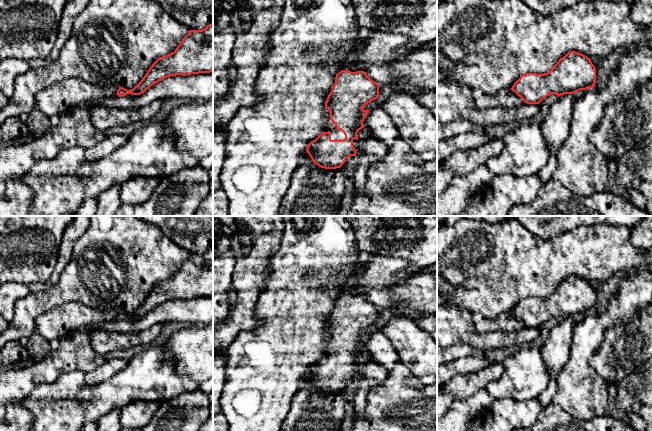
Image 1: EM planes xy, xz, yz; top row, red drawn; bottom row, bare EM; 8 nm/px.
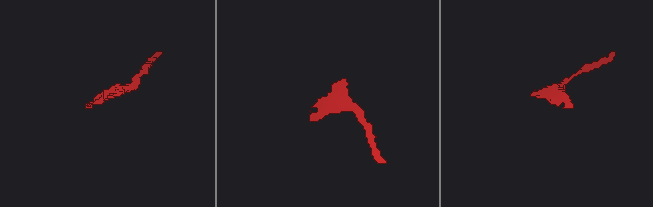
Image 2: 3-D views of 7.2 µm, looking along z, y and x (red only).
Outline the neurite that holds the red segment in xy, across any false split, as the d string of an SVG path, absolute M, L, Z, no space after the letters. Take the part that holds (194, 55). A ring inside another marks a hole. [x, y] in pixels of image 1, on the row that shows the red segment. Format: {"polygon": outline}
{"polygon": "M213 23L202 30L190 30L175 51L158 58L133 89L119 87L116 95L140 95L170 76L210 72L213 72Z"}

